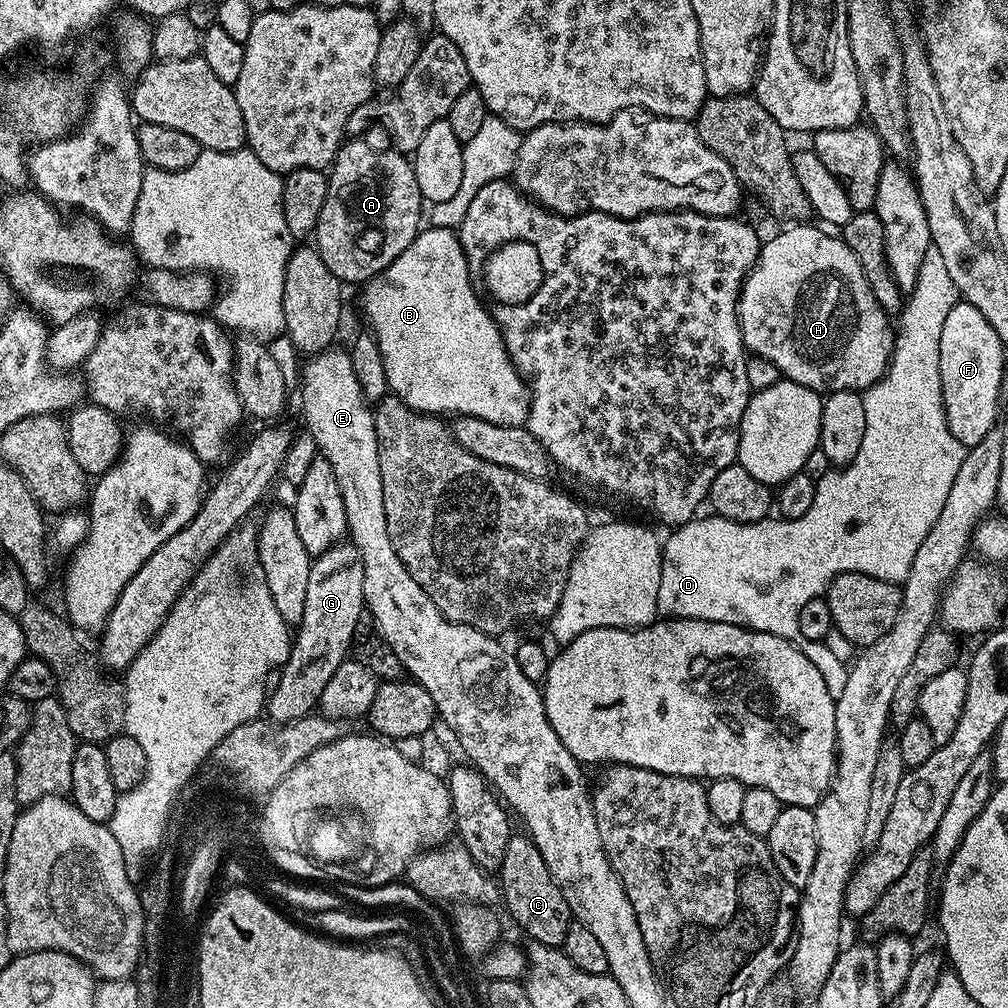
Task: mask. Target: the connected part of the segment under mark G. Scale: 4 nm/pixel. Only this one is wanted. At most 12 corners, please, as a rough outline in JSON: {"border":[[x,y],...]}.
{"border":[[350,542],[315,557],[269,721],[300,720],[349,659],[365,611]]}

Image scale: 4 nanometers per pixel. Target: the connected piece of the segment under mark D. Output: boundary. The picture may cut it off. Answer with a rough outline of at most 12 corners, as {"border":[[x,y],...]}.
{"border":[[928,248],[802,518],[662,544],[661,617],[786,638],[839,572],[903,585],[962,470],[938,370],[960,292]]}

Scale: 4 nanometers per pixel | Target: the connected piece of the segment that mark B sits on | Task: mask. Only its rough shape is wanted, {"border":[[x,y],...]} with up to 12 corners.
{"border":[[428,226],[366,286],[391,395],[503,428],[528,385]]}

